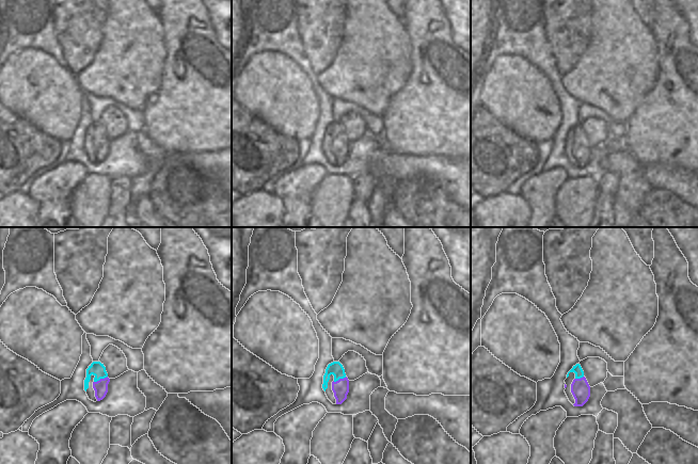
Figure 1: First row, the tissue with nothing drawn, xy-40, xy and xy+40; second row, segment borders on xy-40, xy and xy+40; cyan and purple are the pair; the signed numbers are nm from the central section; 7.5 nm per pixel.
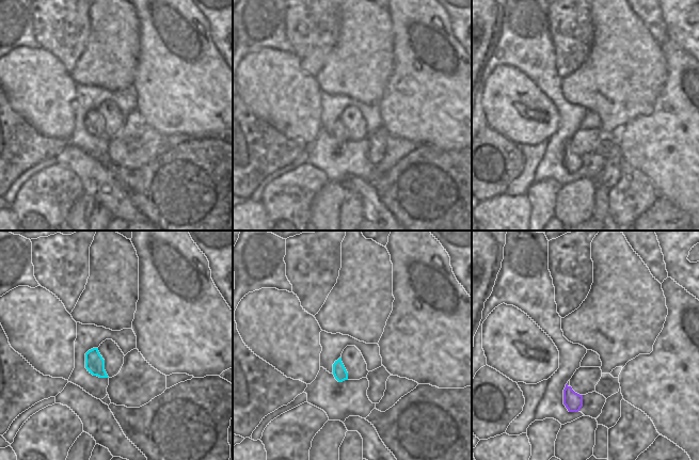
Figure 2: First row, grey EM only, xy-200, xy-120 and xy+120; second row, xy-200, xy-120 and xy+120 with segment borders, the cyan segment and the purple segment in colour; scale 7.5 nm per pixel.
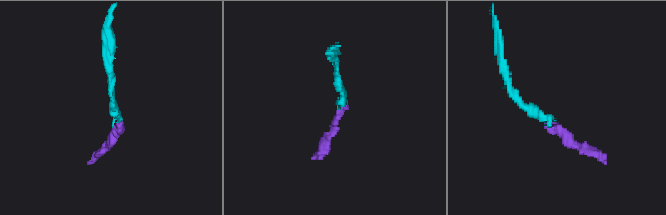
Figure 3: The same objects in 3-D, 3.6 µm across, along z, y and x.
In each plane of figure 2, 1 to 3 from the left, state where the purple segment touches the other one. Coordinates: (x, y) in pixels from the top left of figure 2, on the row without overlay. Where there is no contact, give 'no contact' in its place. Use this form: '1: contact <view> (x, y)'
1: no contact
2: no contact
3: no contact

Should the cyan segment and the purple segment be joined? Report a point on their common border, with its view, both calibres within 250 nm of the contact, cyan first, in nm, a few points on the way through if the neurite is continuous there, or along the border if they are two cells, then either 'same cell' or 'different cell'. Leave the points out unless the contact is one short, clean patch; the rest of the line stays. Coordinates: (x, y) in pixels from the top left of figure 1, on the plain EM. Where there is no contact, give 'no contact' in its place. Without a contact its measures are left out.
meets cyan in xy-40 at (100, 139); 110 nm thick on the cyan side, 110 nm on the other; runs through xy-40 (96, 129), (100, 139), (100, 148); same cell

